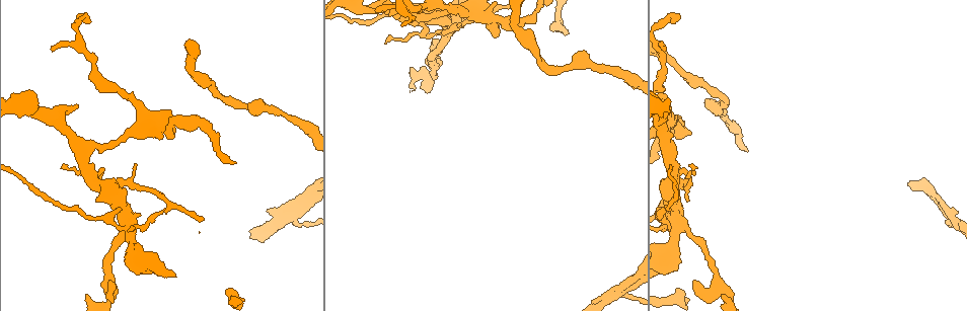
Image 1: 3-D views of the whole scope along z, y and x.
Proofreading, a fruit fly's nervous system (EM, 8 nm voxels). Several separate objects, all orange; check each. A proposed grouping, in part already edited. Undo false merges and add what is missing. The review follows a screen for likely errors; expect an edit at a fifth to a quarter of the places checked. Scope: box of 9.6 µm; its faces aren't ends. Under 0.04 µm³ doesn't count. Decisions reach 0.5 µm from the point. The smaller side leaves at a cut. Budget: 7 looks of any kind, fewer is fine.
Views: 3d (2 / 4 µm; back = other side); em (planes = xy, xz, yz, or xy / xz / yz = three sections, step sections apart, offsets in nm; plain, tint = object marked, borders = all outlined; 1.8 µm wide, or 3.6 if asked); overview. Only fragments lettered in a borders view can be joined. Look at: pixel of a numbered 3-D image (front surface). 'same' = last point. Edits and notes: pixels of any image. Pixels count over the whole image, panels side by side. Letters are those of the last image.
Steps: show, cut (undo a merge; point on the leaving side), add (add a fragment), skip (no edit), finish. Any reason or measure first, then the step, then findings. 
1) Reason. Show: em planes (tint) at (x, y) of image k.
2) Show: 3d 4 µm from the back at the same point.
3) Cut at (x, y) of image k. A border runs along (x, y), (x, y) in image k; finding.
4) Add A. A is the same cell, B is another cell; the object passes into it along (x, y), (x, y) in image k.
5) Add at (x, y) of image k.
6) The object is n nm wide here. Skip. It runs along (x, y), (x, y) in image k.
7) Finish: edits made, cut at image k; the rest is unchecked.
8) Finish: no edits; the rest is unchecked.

Sharp bend. Show: em yz step 16 (tint) at (455, 18) of image 1.

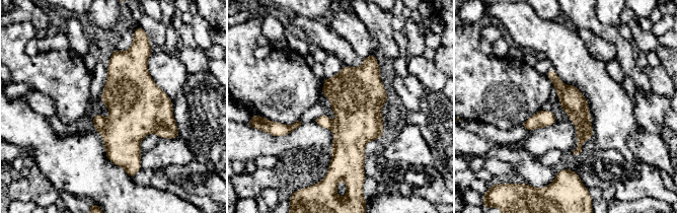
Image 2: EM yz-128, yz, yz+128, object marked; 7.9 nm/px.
Show: em planes (borders) at the same point.

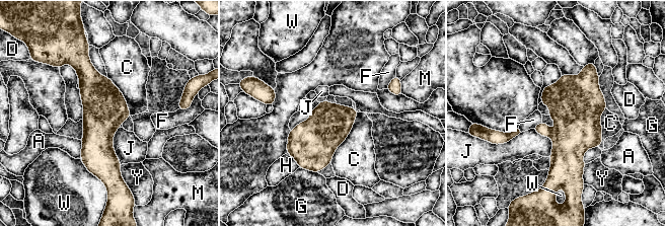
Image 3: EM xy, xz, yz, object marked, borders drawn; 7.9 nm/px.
Cut at (542, 129) of image 3. A, C, D, F, G, H, J, M, W and Y are other cells; a border runs along (553, 131), (551, 136) in image 3; two neurons meet here.

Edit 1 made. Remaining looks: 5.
An open end. Show: em planes (plain) at (86, 294) of image 1.

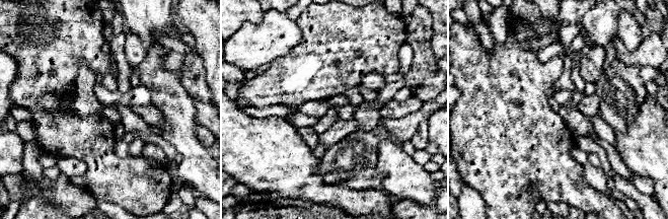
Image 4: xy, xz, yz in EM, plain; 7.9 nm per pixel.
Show: em planes (borders) at the same point.

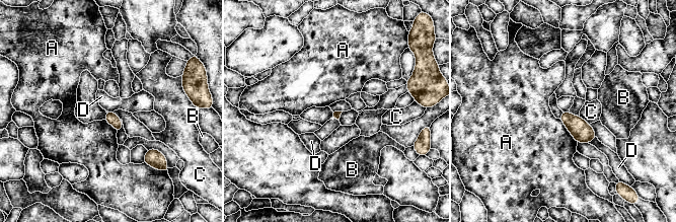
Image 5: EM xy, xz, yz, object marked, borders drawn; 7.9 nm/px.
Skip. A, B, C and D are other cells; no lettered fragment goes on from it.

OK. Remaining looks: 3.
Show: em planes (plain) at (676, 15) of image 1.

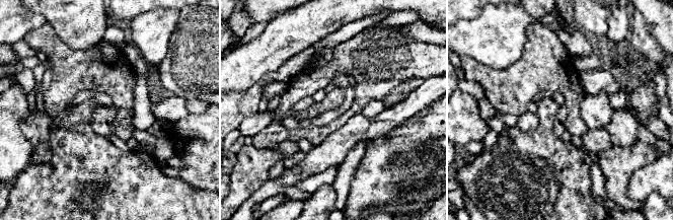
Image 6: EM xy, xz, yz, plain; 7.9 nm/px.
Show: em planes (tint) at the same point.

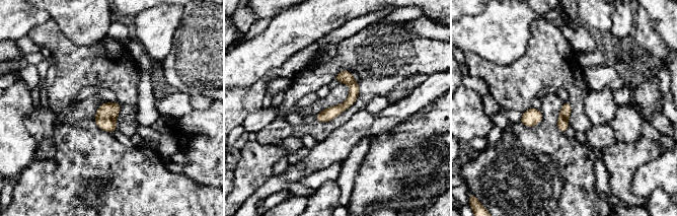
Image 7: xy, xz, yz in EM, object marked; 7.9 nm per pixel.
See the neighbours. Show: em planes (borders) at the same point.

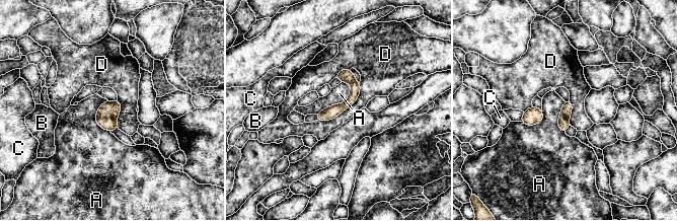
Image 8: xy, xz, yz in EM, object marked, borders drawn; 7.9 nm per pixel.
Skip. A, B, C and D are other cells; it runs along (348, 72), (353, 97), (319, 118) in image 8; none of them fits.

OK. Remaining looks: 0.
Finish: edits made, cut at image 3; the rest is unchecked.

